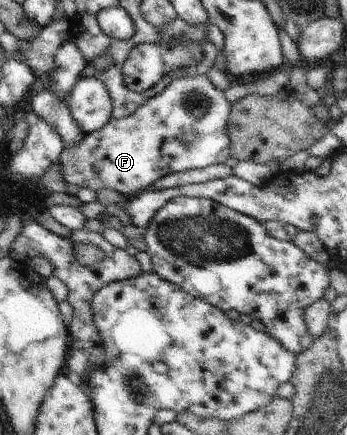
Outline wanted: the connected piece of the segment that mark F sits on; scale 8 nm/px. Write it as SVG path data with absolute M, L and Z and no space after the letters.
M188 75L172 80L161 94L150 98L132 115L120 119L111 116L105 126L86 135L78 145L65 148L58 161L64 180L72 188L67 193L68 199L71 201L76 198L76 189L84 187L95 192L111 188L124 196L132 195L134 192L148 189L169 175L225 163L231 156L228 131L230 112L231 103L225 98L225 92L218 90L206 75Z

